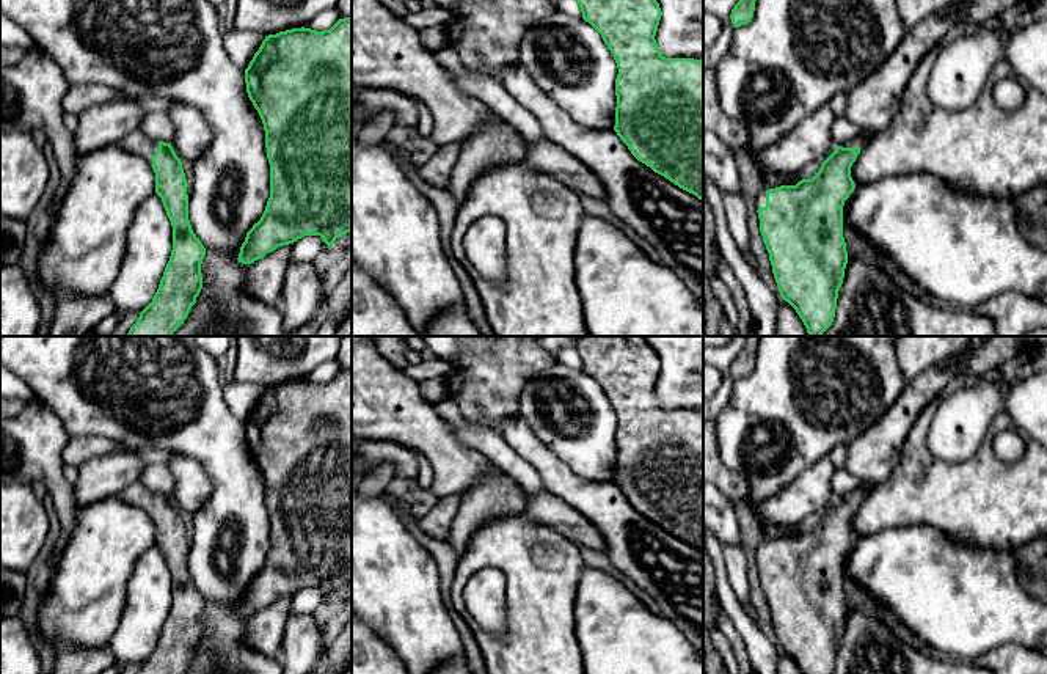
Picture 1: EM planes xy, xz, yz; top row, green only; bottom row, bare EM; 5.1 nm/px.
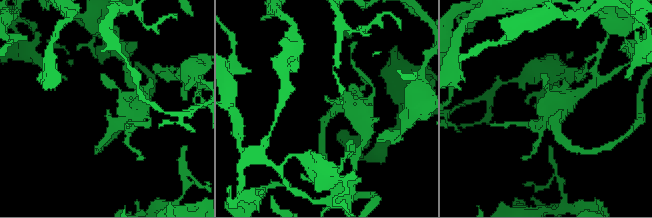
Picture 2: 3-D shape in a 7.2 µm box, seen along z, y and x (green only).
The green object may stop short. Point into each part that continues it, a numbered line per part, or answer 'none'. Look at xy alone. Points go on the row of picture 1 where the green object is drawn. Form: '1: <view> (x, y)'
1: xy (135, 142)

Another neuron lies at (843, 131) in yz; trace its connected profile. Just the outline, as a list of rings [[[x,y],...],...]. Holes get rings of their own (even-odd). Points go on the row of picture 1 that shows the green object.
[[[840,116],[835,119],[832,126],[832,138],[837,146],[843,146],[845,143],[854,140],[860,135],[860,129],[852,124],[846,116]]]

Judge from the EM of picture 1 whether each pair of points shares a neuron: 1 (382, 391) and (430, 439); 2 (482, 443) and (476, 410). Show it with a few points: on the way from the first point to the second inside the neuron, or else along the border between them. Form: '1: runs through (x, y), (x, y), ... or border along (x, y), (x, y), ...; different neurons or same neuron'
1: runs through (394, 402), (404, 407), (404, 412), (418, 426); same neuron
2: border along (466, 420), (498, 429); different neurons

